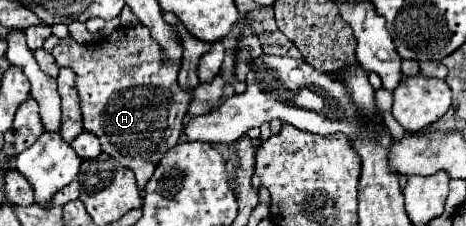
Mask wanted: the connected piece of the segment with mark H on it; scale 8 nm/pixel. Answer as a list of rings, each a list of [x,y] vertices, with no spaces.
[[[141,24],[133,28],[117,28],[111,36],[97,44],[79,44],[73,38],[65,38],[59,40],[51,54],[53,58],[57,58],[59,68],[65,66],[75,72],[75,86],[81,98],[85,130],[93,132],[99,138],[103,154],[119,160],[125,168],[133,170],[139,192],[143,196],[145,184],[153,176],[157,162],[161,162],[167,150],[177,146],[187,108],[191,104],[193,92],[183,90],[177,82],[179,66],[165,66],[165,62],[161,62],[161,48],[157,46],[157,42],[153,42],[149,30],[145,30],[145,26]]]

